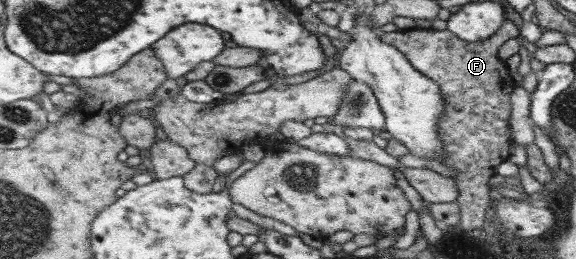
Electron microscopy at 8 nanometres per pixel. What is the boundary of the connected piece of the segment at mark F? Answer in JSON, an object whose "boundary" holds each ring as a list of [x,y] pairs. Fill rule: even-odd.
{"boundary":[[[509,19],[494,37],[479,44],[465,41],[448,28],[440,31],[432,28],[398,29],[398,32],[384,34],[388,44],[398,48],[410,60],[410,64],[443,88],[444,101],[448,102],[443,129],[439,130],[444,140],[444,151],[448,155],[444,165],[457,172],[453,179],[459,190],[455,201],[462,213],[459,229],[468,234],[486,224],[486,212],[493,203],[489,182],[498,172],[498,166],[510,160],[508,119],[512,110],[511,96],[518,87],[499,52],[508,40],[518,36],[520,30]]]}

